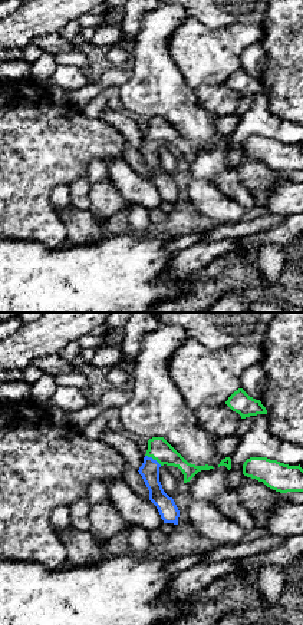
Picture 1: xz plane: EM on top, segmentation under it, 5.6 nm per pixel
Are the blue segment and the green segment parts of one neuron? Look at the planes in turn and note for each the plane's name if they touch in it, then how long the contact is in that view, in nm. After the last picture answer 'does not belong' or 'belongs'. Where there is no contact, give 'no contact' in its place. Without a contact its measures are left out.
meets blue in xz; contact 110 nm long

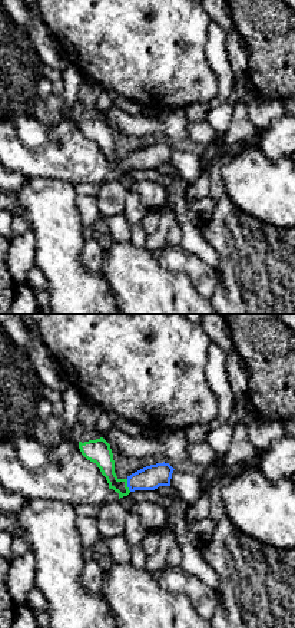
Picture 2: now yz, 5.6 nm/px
meets blue in yz; contact 80 nm long

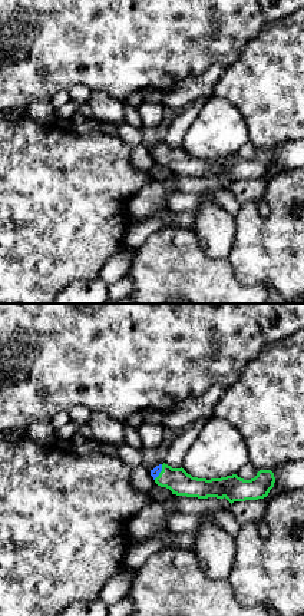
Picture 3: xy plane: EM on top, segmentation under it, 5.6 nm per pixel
meets blue in xy; contact 100 nm long

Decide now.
belongs

